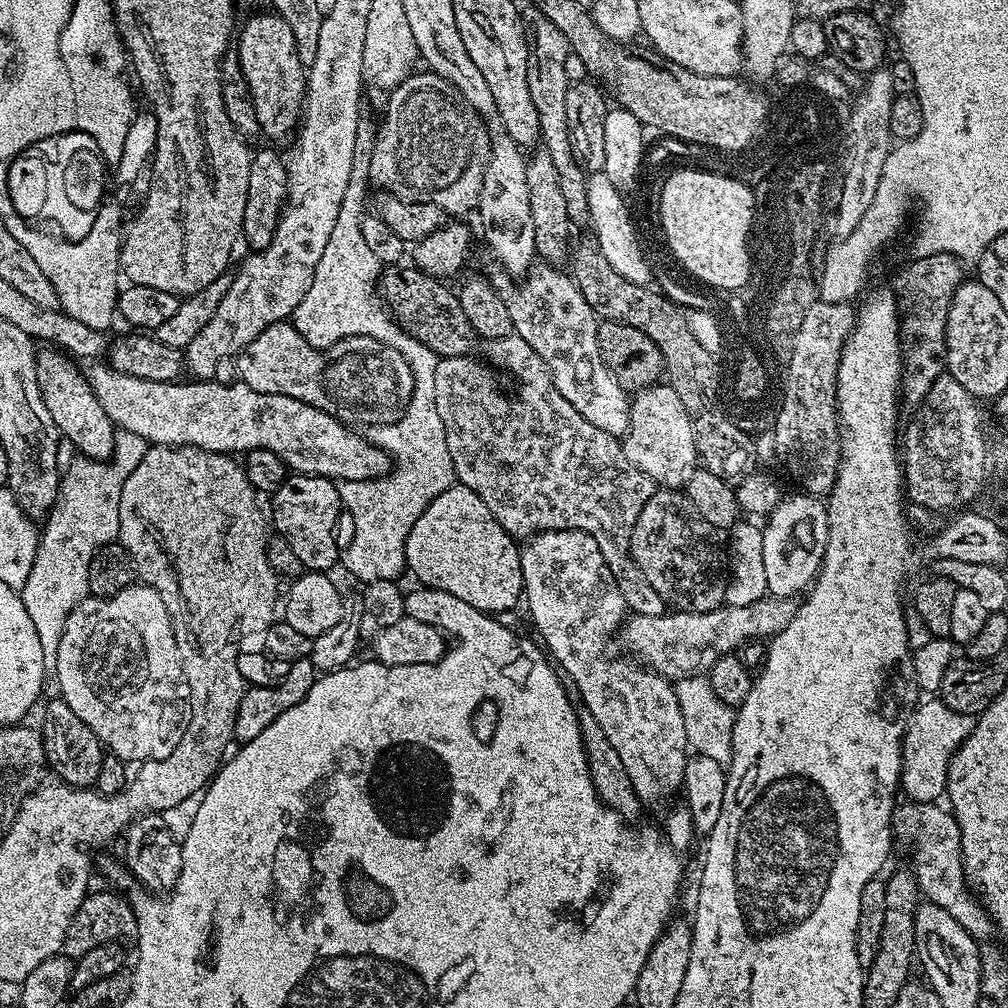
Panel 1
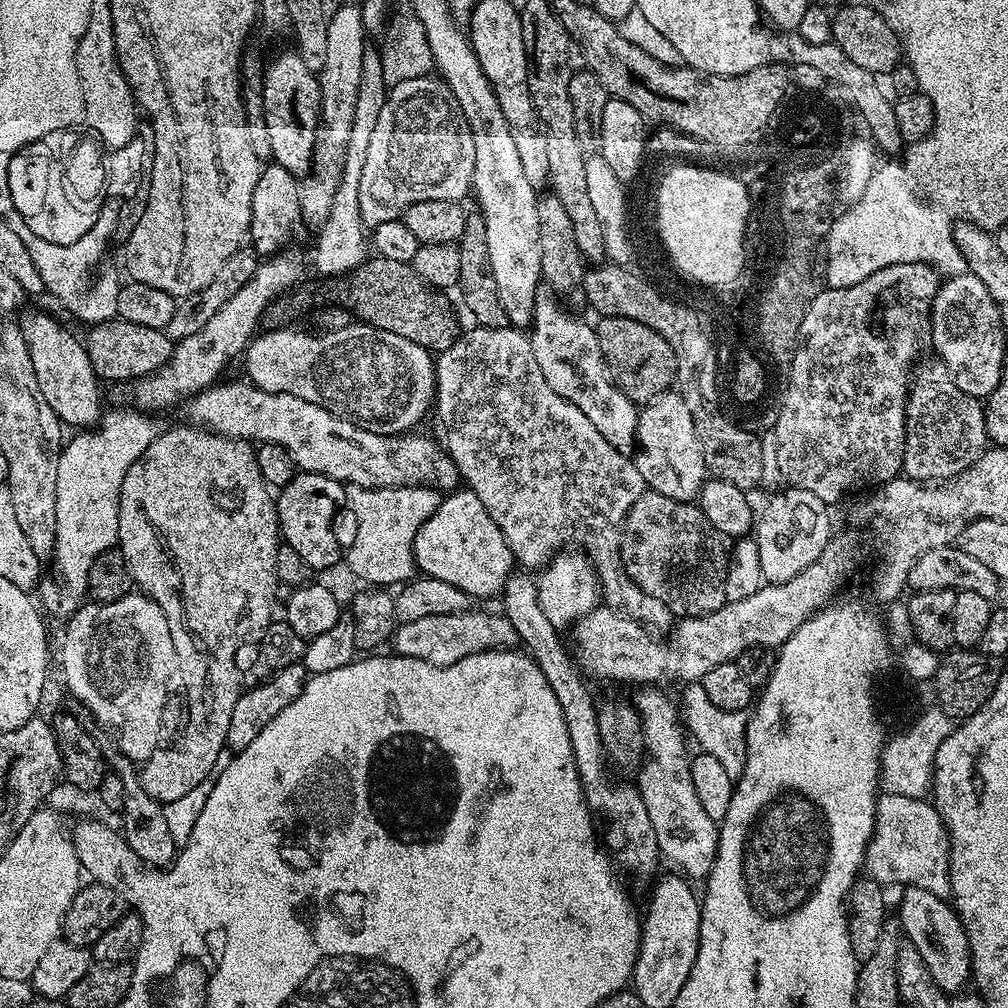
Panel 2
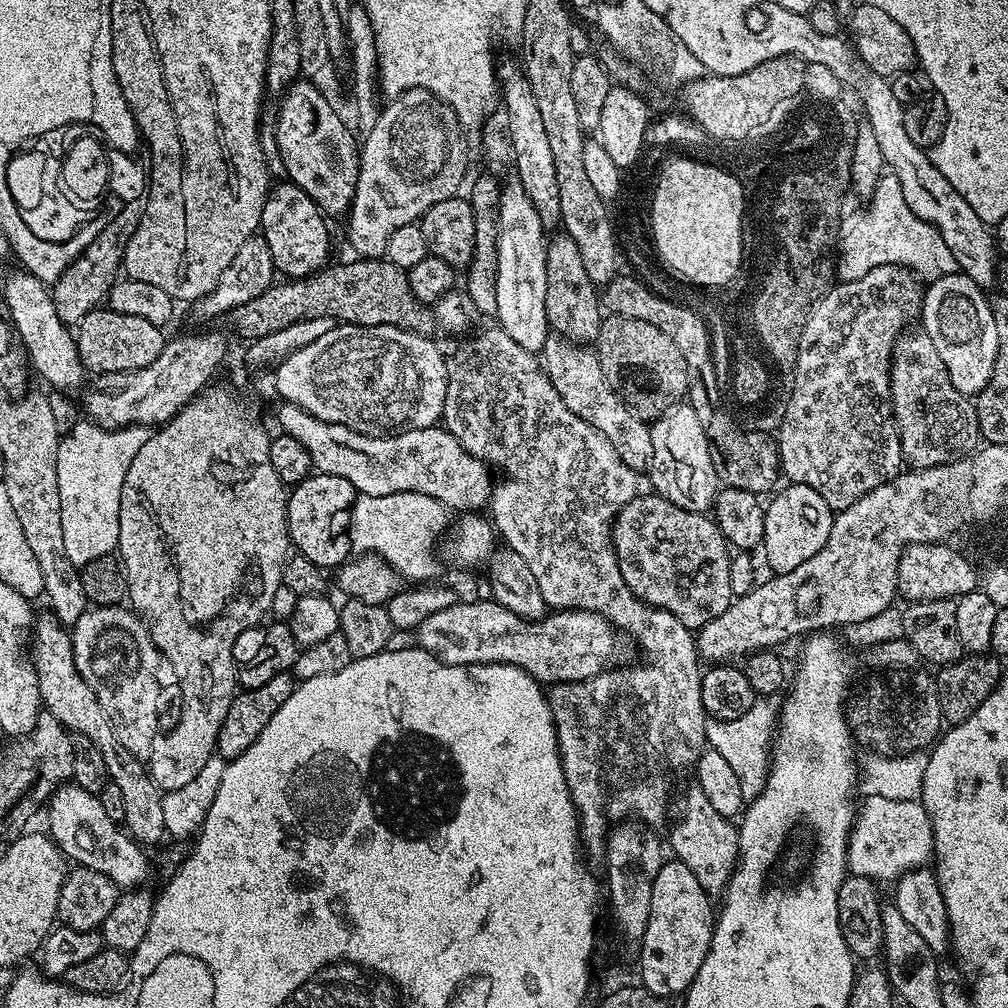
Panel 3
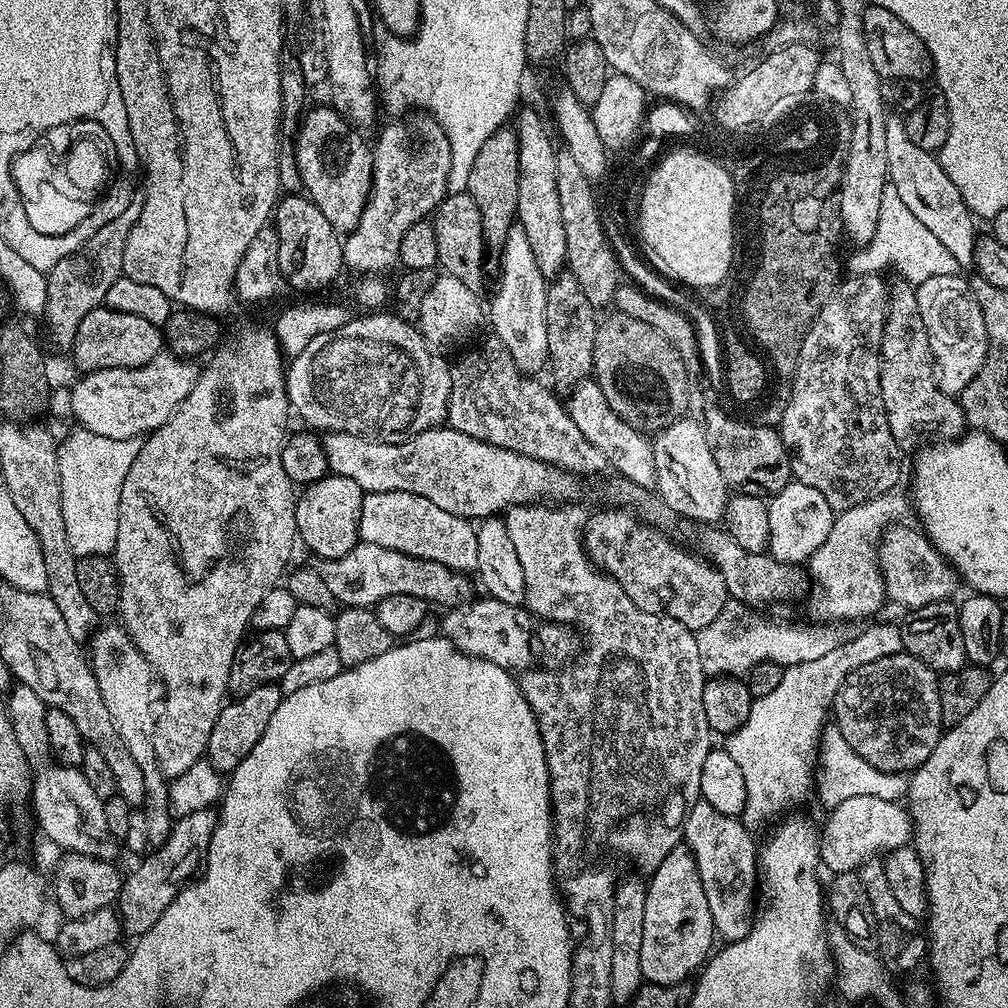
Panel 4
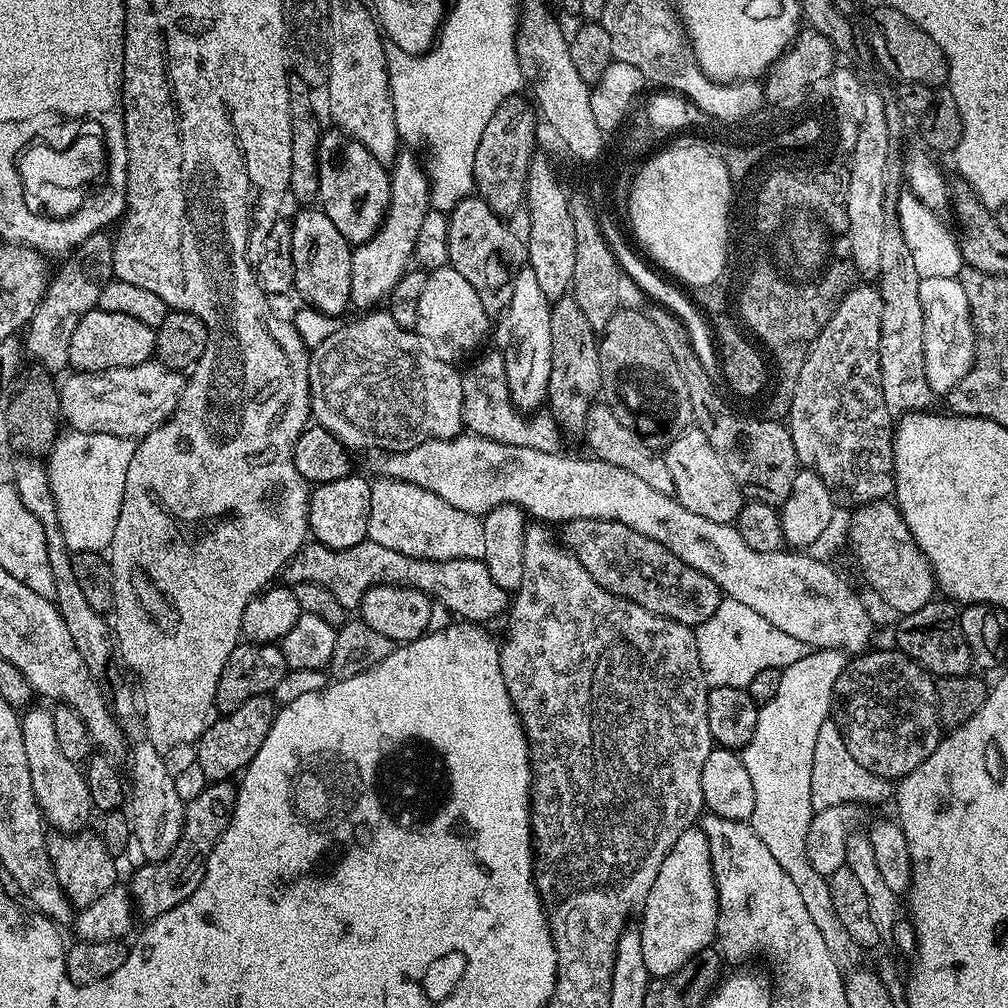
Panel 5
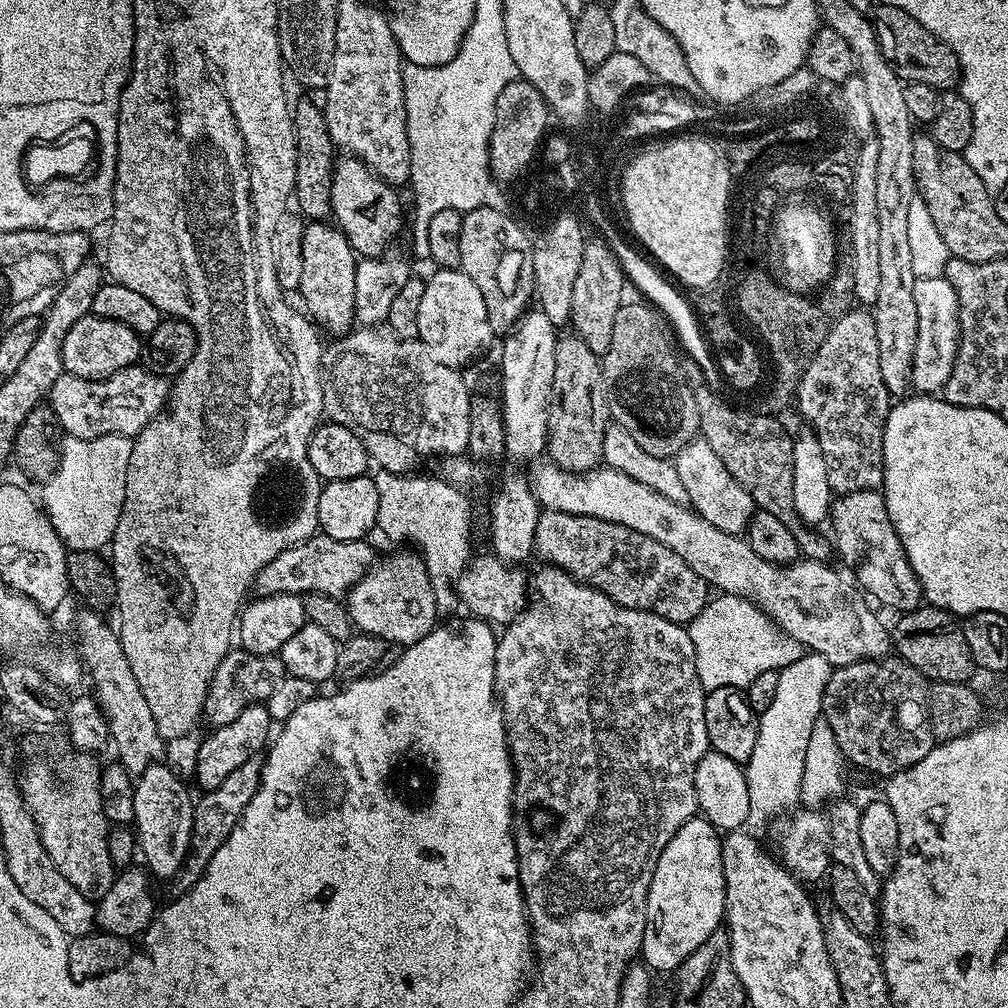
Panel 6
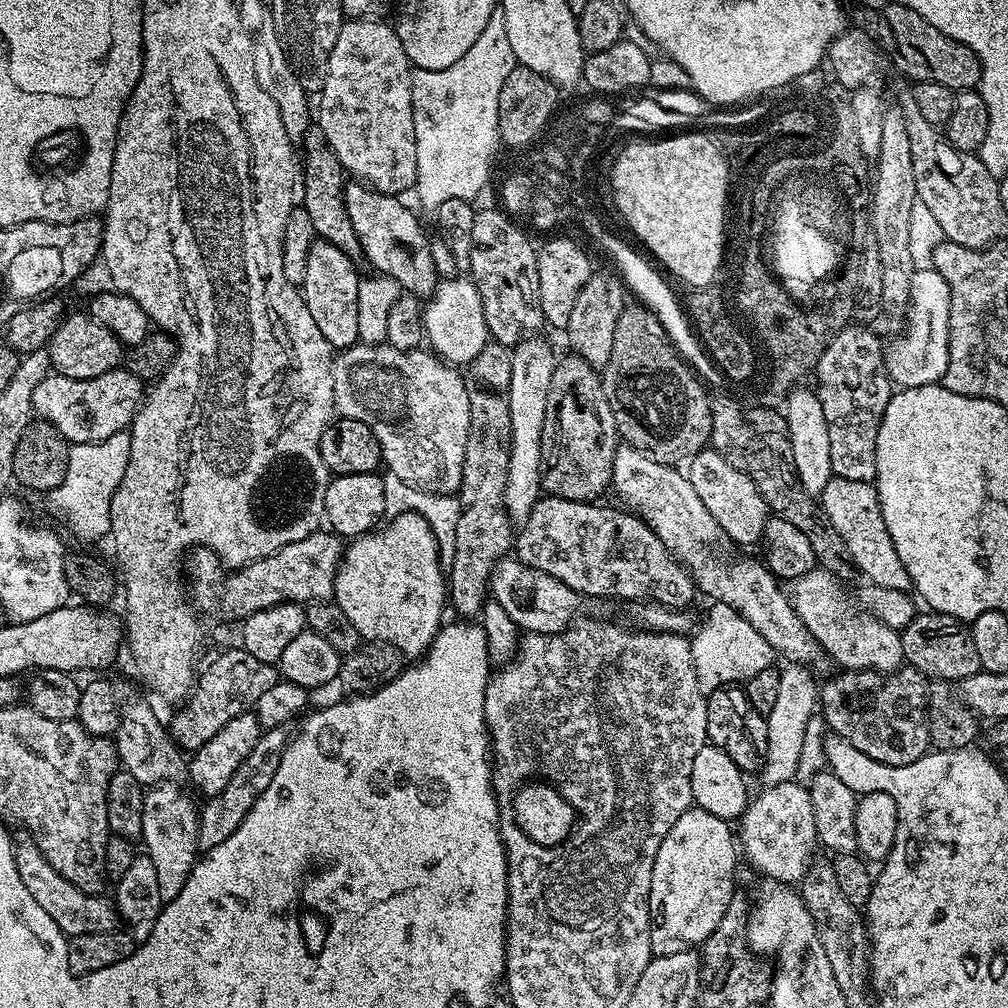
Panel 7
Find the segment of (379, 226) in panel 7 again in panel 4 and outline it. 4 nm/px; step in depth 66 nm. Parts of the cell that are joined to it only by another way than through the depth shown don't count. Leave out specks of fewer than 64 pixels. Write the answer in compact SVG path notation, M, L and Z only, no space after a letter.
M331 106L311 108L309 107L303 113L302 119L299 121L300 133L297 134L296 145L294 145L302 188L308 199L313 200L318 206L318 210L322 210L322 214L326 214L330 226L334 226L336 232L347 234L358 226L368 205L368 196L372 193L373 149L370 147L369 141L367 144L356 133L359 131L335 108Z

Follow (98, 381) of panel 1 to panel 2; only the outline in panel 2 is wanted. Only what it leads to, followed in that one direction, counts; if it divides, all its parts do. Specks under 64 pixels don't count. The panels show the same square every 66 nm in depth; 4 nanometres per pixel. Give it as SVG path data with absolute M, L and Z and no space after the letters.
M251 382L224 383L195 393L183 405L189 425L203 426L218 436L231 436L234 440L277 444L287 450L299 471L322 474L352 488L435 486L452 490L461 483L460 471L451 456L441 445L439 448L424 436L374 434L314 402L306 402L306 398L267 392Z

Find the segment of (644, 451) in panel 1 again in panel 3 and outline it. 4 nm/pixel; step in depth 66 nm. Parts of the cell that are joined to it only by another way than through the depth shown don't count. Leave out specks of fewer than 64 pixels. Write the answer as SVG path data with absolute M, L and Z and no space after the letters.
M681 402L651 421L650 427L652 429L651 491L674 502L674 506L682 506L682 510L707 513L715 505L718 481L712 461L713 447L702 430L702 422L698 422L698 414L692 409L691 404Z

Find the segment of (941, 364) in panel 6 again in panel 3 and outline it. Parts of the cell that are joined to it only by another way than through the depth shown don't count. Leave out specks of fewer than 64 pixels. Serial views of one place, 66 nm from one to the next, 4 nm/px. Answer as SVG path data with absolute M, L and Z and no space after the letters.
M959 270L949 276L933 279L923 289L918 316L919 319L924 319L922 331L930 334L938 355L942 362L946 362L946 374L950 374L954 390L958 390L963 396L975 398L990 380L990 374L994 370L994 358L998 354L998 326L994 326L994 314L985 289L978 287L970 277Z

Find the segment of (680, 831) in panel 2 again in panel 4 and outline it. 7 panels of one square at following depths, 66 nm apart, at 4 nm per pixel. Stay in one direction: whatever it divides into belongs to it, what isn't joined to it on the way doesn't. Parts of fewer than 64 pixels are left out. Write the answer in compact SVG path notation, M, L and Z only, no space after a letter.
M704 798L689 807L684 820L682 840L698 866L698 878L702 878L702 890L706 890L706 902L710 902L715 935L724 942L746 938L754 919L752 895L758 892L758 840L740 822L737 817L714 810Z

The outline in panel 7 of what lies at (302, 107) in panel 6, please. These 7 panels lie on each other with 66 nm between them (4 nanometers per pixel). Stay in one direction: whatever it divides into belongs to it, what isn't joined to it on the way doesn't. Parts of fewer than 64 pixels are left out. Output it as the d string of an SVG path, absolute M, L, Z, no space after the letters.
M318 126L308 129L305 134L302 147L304 147L304 156L302 152L302 196L304 200L302 207L306 214L310 214L310 222L314 222L314 230L317 237L342 250L354 262L361 259L362 253L358 234L354 234L354 225L350 223L350 214L346 206L344 197L344 185L346 183L346 173L344 167L338 162L334 150L326 142L326 134Z

